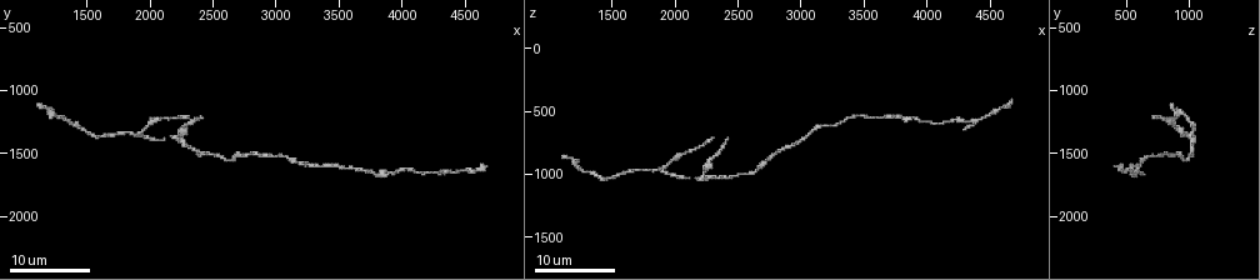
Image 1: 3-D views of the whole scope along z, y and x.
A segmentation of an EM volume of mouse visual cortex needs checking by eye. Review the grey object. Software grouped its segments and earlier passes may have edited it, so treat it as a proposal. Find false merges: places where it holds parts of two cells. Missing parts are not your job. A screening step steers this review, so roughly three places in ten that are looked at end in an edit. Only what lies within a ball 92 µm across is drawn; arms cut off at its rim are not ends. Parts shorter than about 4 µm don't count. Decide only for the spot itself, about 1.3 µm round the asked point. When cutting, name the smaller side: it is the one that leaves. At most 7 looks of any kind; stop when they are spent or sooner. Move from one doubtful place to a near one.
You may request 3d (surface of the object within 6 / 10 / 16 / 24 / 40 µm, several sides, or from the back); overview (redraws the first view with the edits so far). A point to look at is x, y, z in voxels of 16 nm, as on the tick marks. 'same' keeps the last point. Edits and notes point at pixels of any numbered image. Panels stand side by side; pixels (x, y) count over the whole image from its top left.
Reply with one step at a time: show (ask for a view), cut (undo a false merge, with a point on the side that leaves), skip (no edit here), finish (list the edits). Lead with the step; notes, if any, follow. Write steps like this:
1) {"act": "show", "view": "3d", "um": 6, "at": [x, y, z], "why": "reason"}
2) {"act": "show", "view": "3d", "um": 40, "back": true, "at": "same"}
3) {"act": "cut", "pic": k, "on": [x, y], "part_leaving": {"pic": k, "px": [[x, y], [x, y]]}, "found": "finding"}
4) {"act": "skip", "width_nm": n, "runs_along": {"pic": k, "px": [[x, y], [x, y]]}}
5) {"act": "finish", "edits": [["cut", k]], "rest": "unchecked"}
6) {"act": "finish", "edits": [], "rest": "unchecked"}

{"act": "show", "view": "3d", "um": 16, "at": [2660, 1540, 980]}

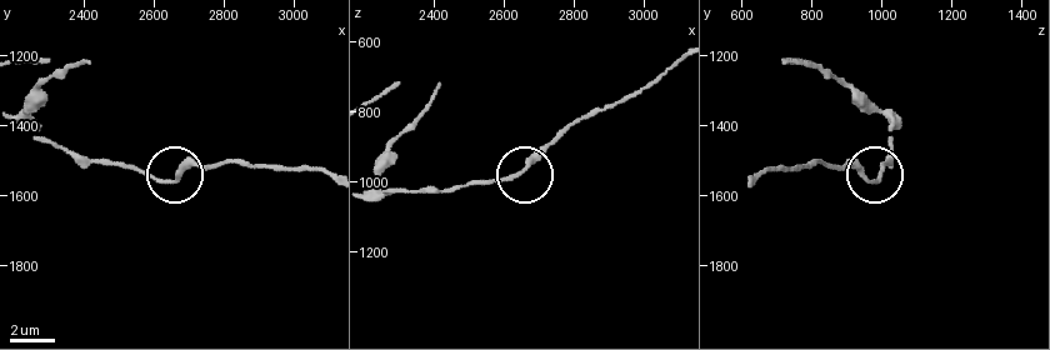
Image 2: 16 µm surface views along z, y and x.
{"act": "show", "view": "3d", "um": 10, "at": [2640, 1560, 980]}

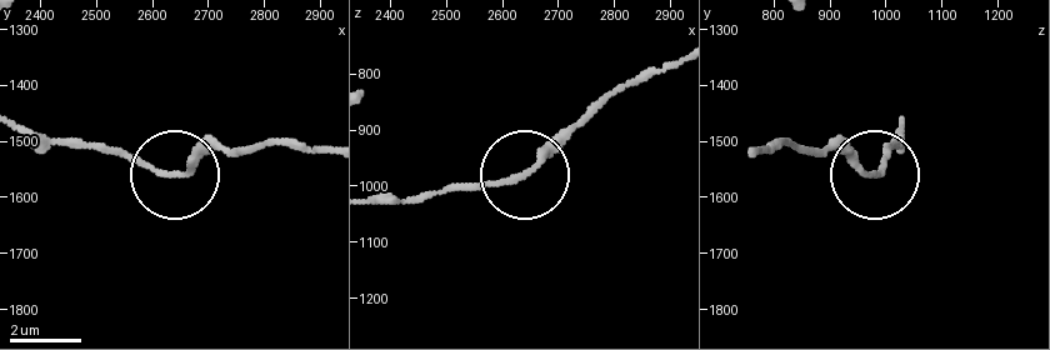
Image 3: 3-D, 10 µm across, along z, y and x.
{"act": "skip", "runs_along": {"pic": 3, "px": [[778, 145], [831, 145], [874, 173], [895, 145]]}, "found": "all the same cell"}

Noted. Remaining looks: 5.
{"act": "show", "view": "3d", "um": 16, "at": [1880, 1360, 980], "why": "thin arm on a thick one"}

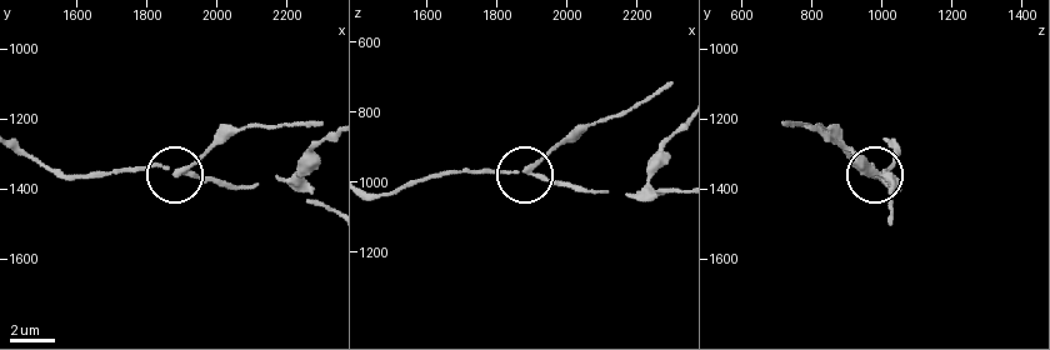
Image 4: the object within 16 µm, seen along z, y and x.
{"act": "show", "view": "3d", "um": 10, "at": [1900, 1350, 960], "why": "closer look"}

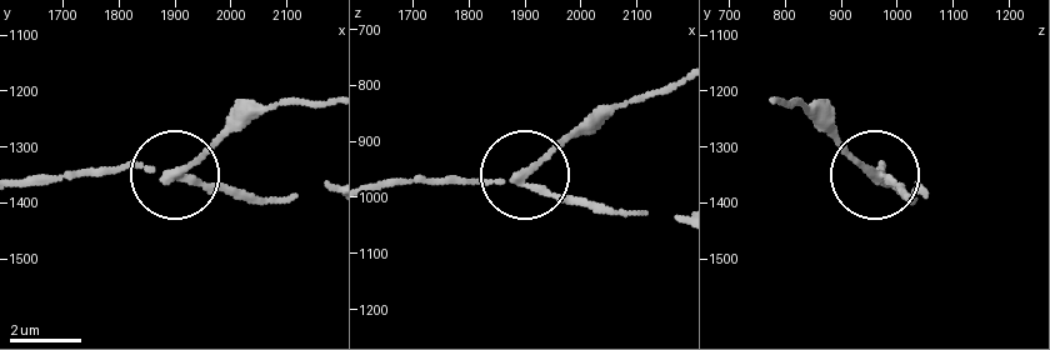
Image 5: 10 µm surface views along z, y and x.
{"act": "cut", "pic": 5, "on": [204, 149], "part_leaving": {"pic": 5, "px": [[173, 174], [278, 108], [323, 101]]}, "found": "two cells meet here"}

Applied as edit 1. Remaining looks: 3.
{"act": "show", "view": "3d", "um": 16, "at": [4420, 1660, 560], "why": "three arms meet"}

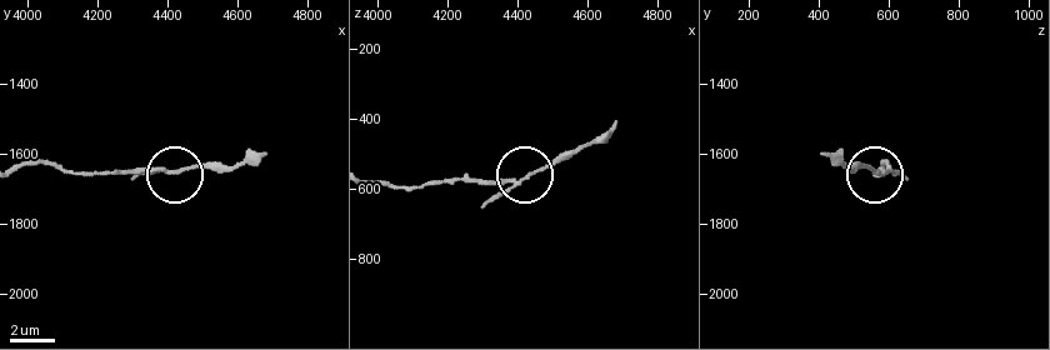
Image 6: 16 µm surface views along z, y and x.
{"act": "show", "view": "3d", "um": 10, "at": [4420, 1660, 570]}

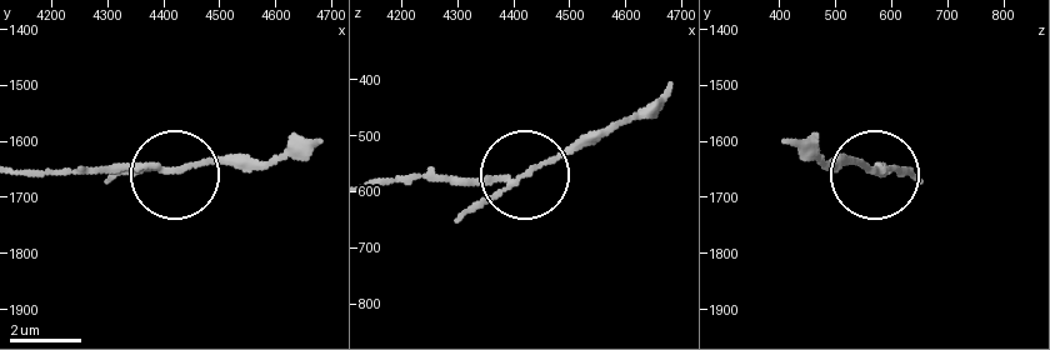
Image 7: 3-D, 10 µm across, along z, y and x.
{"act": "cut", "pic": 7, "on": [221, 159], "part_leaving": {"pic": 7, "px": [[178, 170], [201, 161], [283, 161], [315, 143]]}, "found": "a second cell is stuck on"}

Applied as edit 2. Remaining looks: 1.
{"act": "finish", "edits": [["cut", 5], ["cut", 7]], "rest": "unchecked"}

